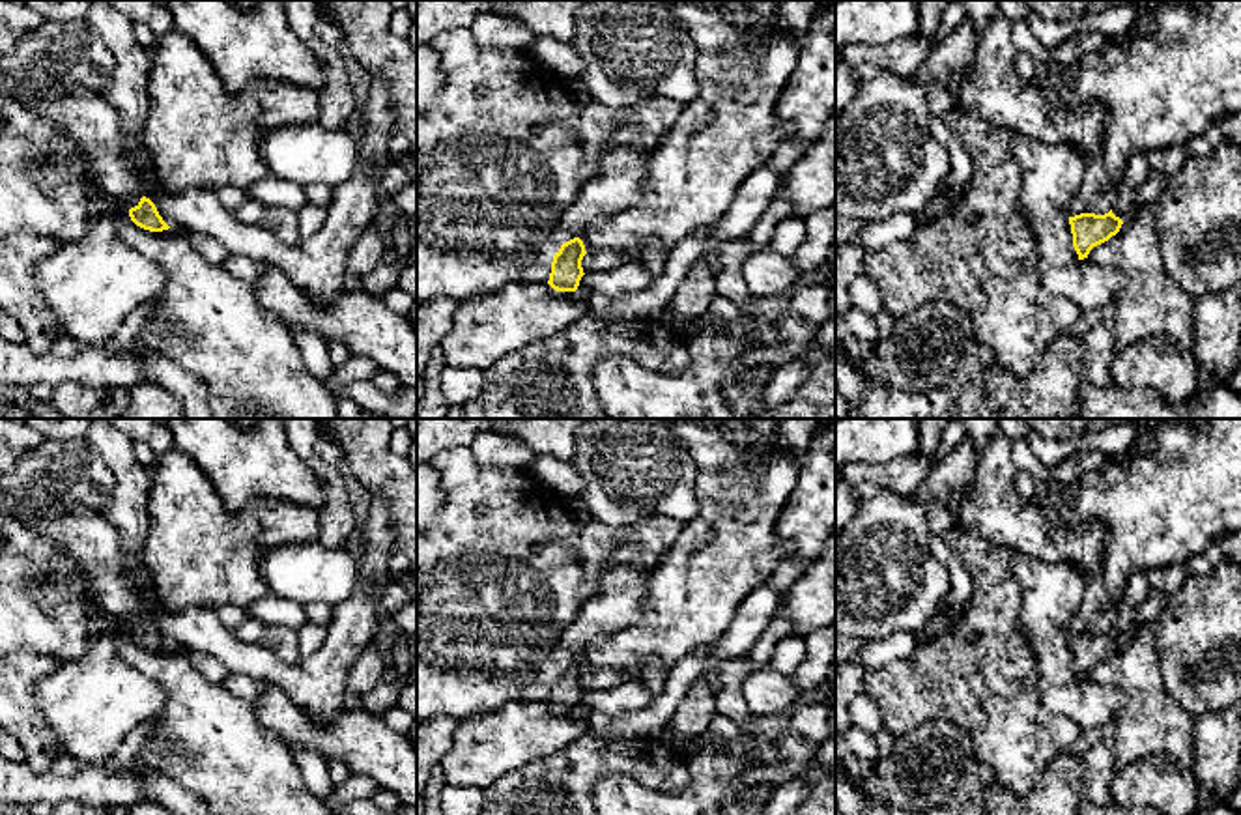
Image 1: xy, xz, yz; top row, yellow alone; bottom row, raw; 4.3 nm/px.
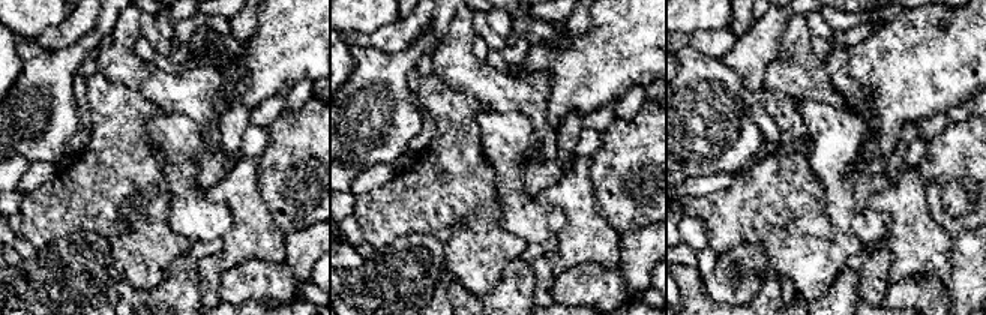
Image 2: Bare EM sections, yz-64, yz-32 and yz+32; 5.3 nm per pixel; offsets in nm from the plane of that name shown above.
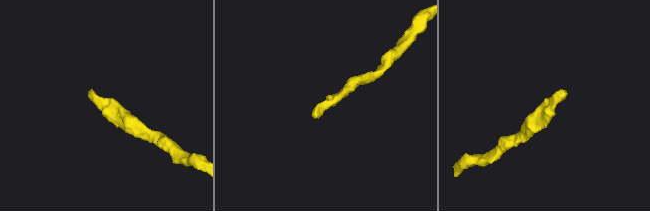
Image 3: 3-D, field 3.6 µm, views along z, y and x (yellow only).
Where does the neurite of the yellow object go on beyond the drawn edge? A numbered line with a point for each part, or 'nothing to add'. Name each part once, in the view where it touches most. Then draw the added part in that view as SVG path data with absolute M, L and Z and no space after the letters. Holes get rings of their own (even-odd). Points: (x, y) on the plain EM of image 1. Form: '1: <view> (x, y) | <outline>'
1: xy (86, 537) | M75 507L56 518L28 520L39 535L58 542L64 553L90 578L103 611L131 628L142 617L142 596L123 568L123 548L116 529L101 512Z

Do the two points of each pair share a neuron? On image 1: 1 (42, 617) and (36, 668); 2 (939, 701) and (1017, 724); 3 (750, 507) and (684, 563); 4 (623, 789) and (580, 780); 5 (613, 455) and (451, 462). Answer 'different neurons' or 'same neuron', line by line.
1: different neurons
2: same neuron
3: same neuron
4: different neurons
5: different neurons

